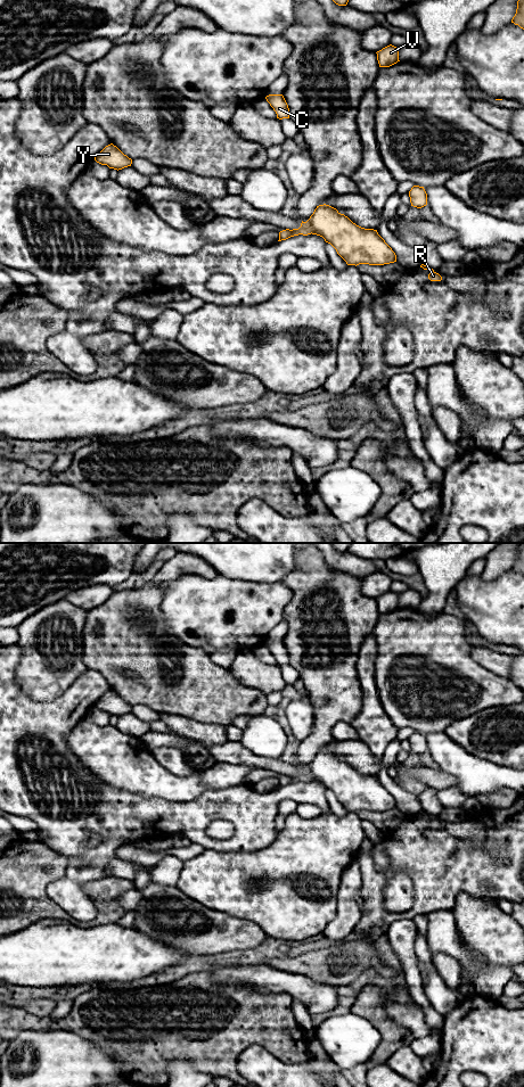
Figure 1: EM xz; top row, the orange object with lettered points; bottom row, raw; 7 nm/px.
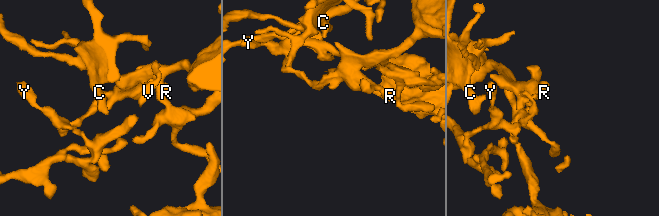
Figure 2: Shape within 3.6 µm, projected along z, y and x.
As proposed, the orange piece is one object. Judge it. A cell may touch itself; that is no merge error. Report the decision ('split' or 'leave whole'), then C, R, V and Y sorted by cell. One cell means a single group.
leave whole; groups C R V Y

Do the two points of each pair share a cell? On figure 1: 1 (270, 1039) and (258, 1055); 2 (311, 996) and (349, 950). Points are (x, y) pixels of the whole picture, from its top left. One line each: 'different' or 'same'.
1: different
2: different

